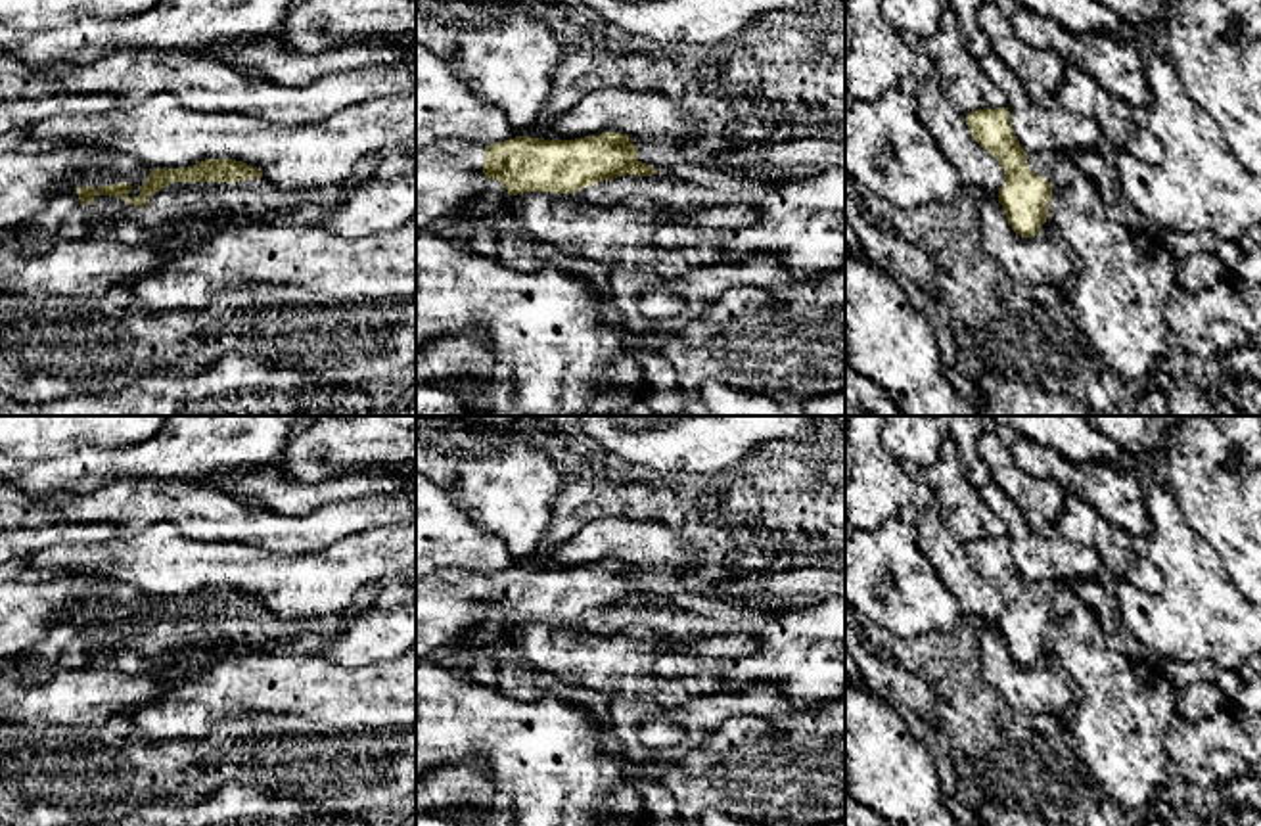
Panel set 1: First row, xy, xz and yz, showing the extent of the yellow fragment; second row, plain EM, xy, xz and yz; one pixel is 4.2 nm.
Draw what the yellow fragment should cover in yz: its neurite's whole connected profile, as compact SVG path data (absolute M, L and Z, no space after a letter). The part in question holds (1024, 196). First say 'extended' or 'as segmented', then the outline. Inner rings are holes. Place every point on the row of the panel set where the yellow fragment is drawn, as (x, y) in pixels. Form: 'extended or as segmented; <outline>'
extended; M1008 107L977 109L966 115L972 138L987 149L1004 171L998 192L1012 230L1021 238L1037 236L1046 222L1058 153L1027 153L1014 136Z

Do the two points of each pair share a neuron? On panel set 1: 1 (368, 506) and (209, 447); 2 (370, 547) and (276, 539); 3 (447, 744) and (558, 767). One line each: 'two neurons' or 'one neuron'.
1: two neurons
2: two neurons
3: one neuron

